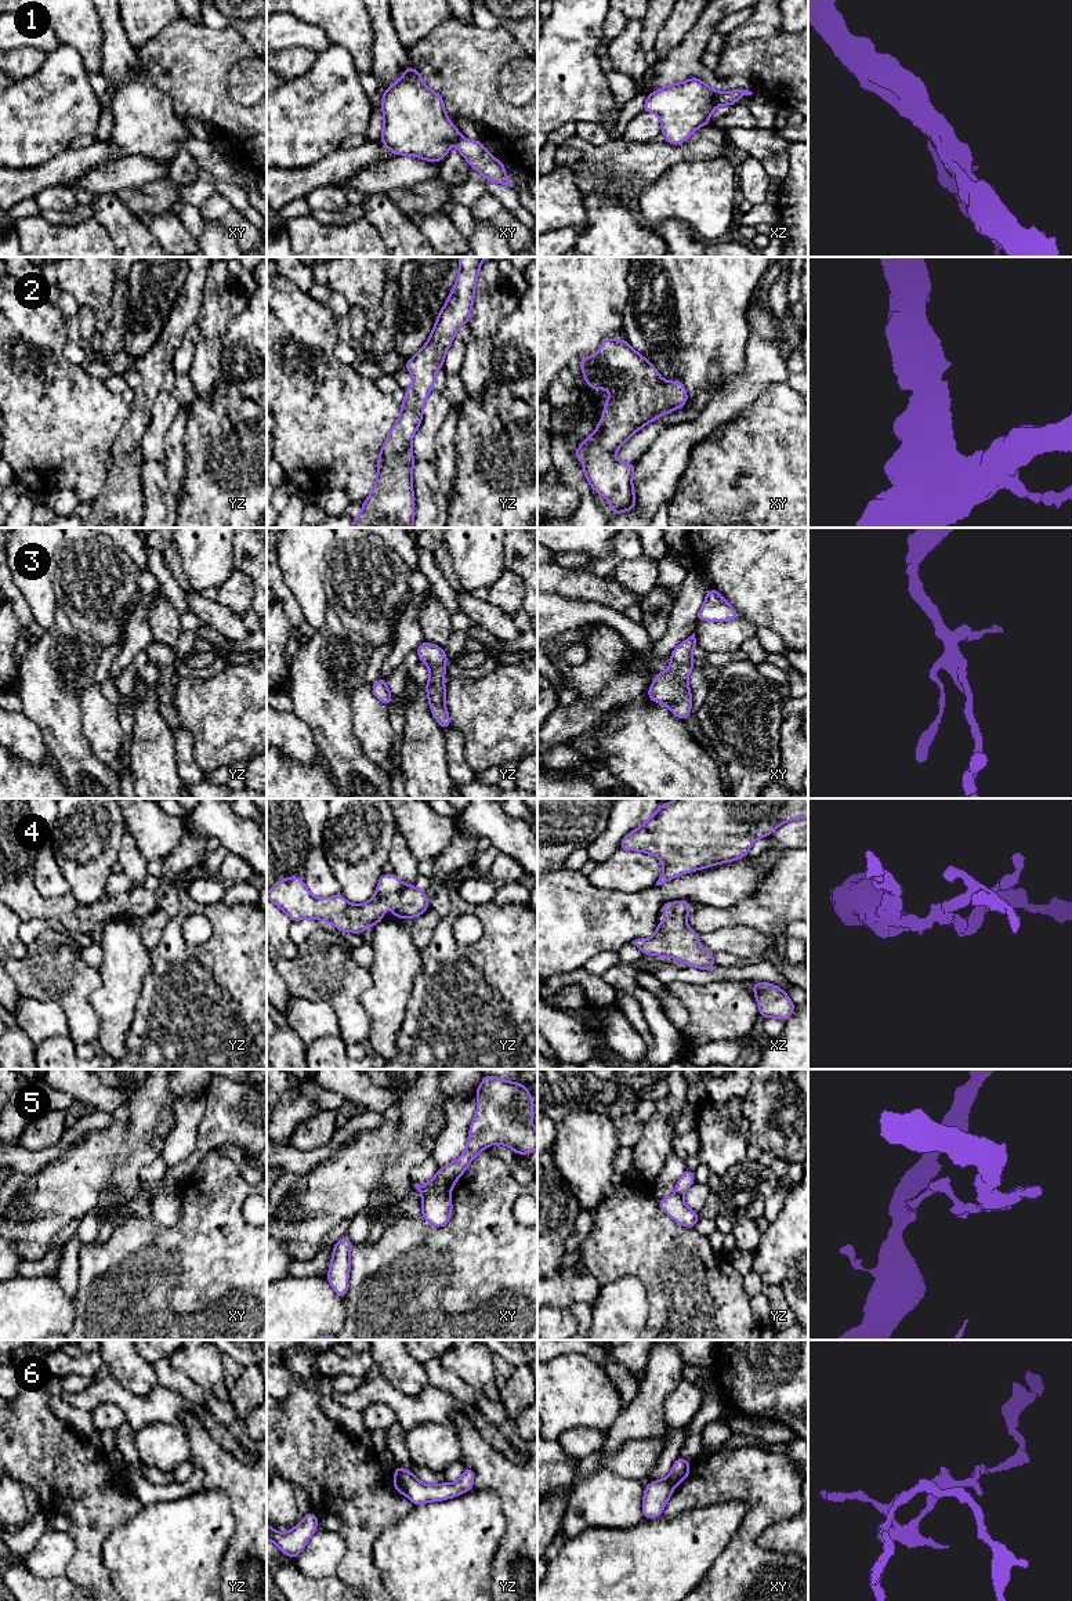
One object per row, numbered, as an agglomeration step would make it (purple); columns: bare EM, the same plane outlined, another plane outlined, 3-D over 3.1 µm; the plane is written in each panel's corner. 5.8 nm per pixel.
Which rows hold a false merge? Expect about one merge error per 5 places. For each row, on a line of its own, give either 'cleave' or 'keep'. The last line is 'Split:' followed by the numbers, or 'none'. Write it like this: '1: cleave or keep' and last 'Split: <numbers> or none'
1: keep
2: keep
3: keep
4: keep
5: cleave
6: cleave
Split: 5, 6

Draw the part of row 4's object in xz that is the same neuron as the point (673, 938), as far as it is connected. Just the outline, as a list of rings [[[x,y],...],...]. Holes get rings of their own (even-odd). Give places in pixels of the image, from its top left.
[[[689,901],[664,902],[660,913],[670,917],[658,923],[652,938],[633,941],[642,955],[663,956],[678,960],[700,970],[716,967],[714,953],[705,950],[699,943],[699,934],[688,928],[687,914],[692,912]]]

